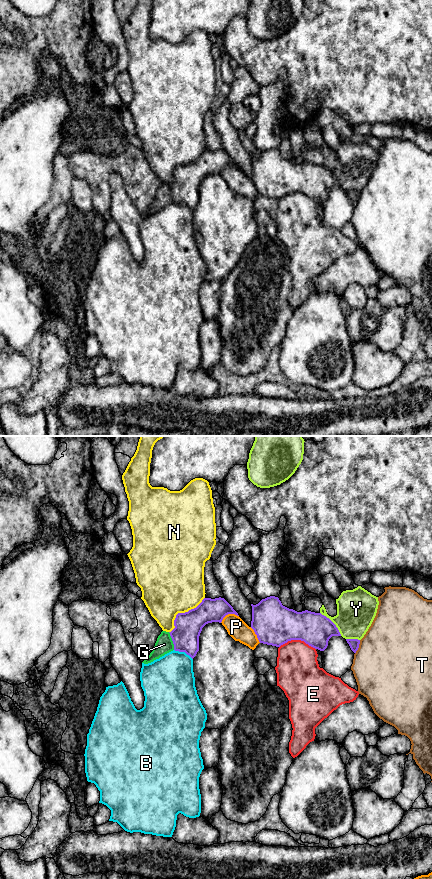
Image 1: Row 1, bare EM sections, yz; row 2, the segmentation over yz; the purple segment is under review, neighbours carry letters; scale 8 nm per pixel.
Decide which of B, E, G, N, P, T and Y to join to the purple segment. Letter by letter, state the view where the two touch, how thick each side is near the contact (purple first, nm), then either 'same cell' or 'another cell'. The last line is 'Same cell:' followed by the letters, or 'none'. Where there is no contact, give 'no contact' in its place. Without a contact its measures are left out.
B: contact in yz; calibres 220 and 380 nm; another cell
E: contact in yz; calibres 340 and 340 nm; another cell
G: contact in yz; calibres 220 and 140 nm; same cell
N: contact in yz; calibres 220 and 480 nm; another cell
P: contact in yz; calibres 190 and 160 nm; another cell
T: contact in yz; calibres 80 and 500 nm; another cell
Y: contact in yz; calibres 260 and 320 nm; another cell
Same cell: G

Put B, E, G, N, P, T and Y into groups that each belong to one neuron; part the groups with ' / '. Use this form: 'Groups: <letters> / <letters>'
Groups: B / E / G / N / P / T / Y

